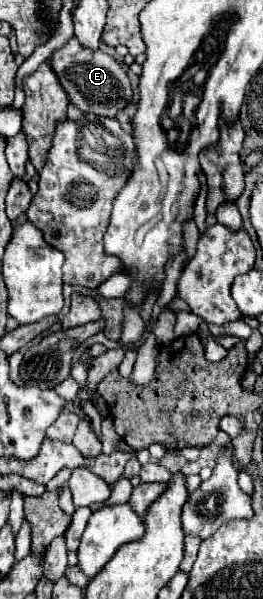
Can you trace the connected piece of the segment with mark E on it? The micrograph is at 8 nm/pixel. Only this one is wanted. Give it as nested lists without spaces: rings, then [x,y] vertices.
[[[72,37],[64,47],[56,49],[48,63],[56,73],[60,85],[64,87],[70,103],[82,113],[94,113],[98,117],[116,117],[134,99],[132,83],[122,63],[100,49],[86,49],[76,37]]]

